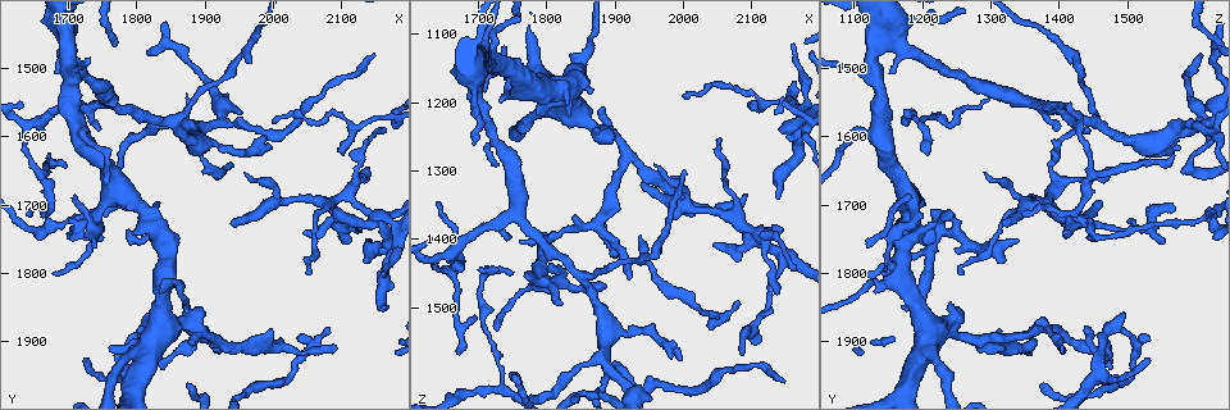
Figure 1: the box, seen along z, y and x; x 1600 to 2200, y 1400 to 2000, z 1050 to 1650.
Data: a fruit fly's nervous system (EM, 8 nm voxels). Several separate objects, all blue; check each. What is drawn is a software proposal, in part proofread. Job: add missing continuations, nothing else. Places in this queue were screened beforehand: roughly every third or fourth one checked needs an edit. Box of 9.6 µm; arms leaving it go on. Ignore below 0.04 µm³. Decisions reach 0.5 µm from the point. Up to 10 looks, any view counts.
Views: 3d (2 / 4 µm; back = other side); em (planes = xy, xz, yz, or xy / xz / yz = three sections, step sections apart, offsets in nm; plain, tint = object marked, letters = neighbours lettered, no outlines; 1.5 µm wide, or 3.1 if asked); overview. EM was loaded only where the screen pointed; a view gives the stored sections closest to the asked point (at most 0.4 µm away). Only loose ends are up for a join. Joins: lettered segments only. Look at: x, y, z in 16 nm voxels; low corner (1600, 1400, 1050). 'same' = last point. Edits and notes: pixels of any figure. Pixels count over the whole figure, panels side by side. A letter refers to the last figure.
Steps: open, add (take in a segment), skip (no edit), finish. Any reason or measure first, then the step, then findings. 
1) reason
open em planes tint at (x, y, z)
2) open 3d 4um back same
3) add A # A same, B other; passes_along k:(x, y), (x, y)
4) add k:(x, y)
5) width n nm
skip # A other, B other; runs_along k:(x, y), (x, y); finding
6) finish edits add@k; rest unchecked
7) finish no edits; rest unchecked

thin end
open em planes letters at (2050, 1800, 1260)

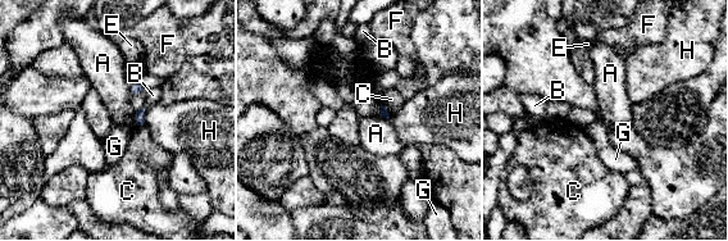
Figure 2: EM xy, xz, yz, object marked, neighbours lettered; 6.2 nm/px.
skip # A other, B other, C other, E other, F other, G other, H other; border 2:(135, 112), (135, 123), (137, 126); none of them fits

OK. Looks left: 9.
tapers out
open 3d 4um at (1750, 1745, 1450)

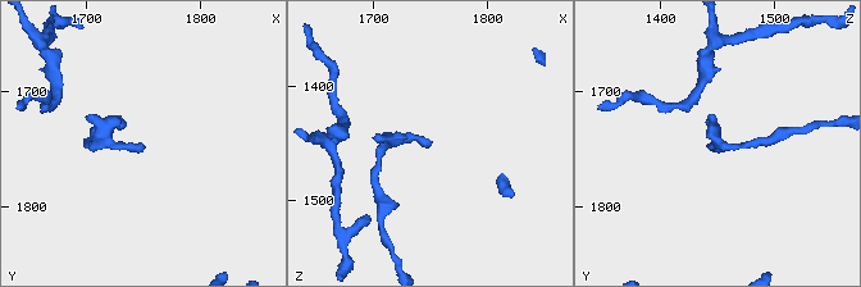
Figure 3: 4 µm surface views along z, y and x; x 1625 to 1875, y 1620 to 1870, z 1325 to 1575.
open em planes letters at (1750, 1746, 1452)

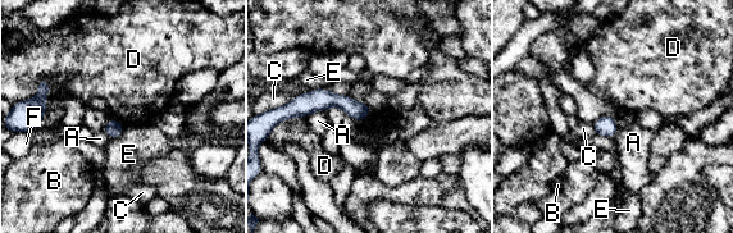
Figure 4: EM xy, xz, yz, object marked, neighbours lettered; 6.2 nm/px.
longest_contact D 300 nm
skip # A other, B other, C other, D other, E other, F other; border 4:(46, 78), (45, 114), (39, 124); none of them fits

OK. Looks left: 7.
tapers out
open em planes letters at (1720, 1925, 1530)

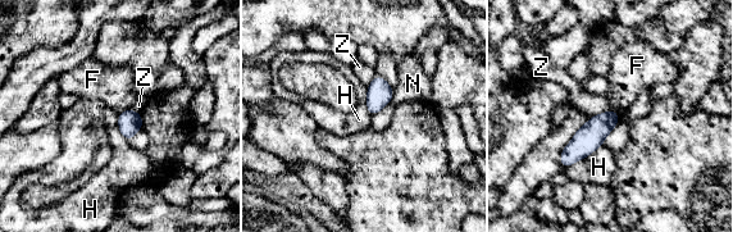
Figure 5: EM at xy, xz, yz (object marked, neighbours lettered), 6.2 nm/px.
longest_contact H 280 nm
skip # F other, H other, N other, Z other; border 5:(602, 144), (565, 168); no lettered segment goes on from it

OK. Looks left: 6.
free end
open 3d 4um at (1735, 1755, 1120)

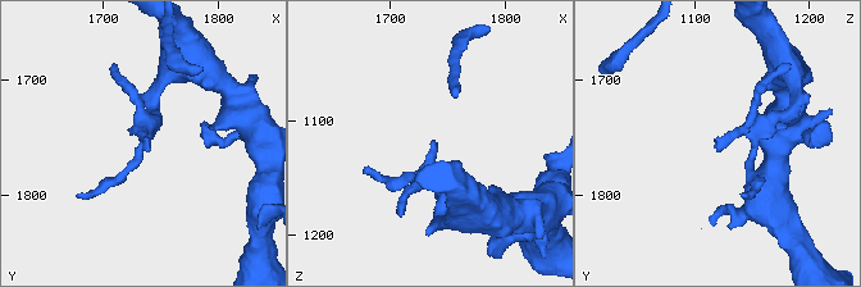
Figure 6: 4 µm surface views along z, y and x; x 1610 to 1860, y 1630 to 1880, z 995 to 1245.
shape alone is not enough
open em xz step 4 tint at (1738, 1758, 1116)

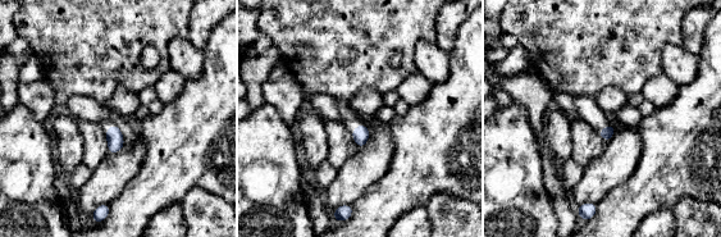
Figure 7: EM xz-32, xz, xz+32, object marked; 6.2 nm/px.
what lies round it
open em xz step 4 letters same

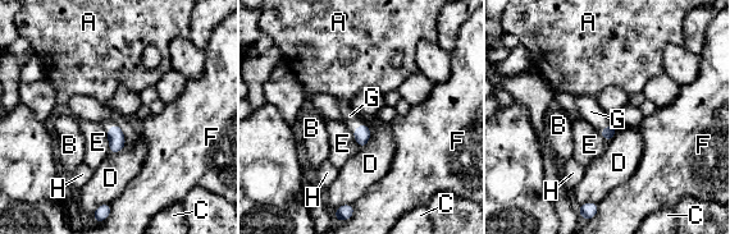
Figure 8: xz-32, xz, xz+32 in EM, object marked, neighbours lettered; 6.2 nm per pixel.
longest_contact E 160 nm
add G # A other, B other, C other, D other, E other, F other, G same, H other; it goes on there

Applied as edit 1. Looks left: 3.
finish edits add@8; rest unchecked

